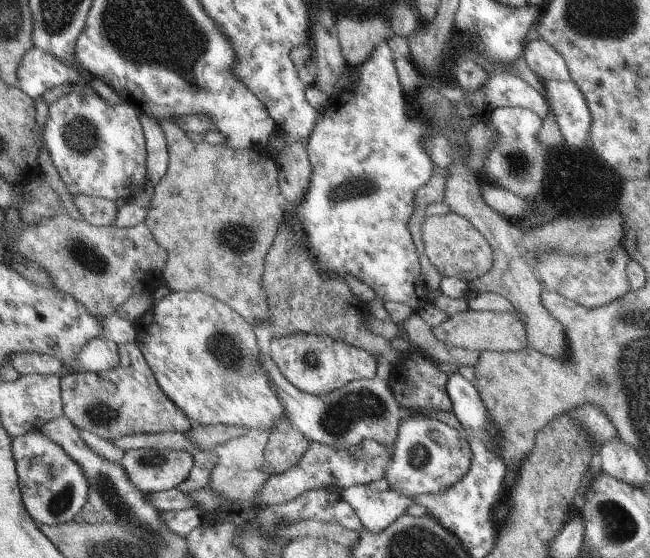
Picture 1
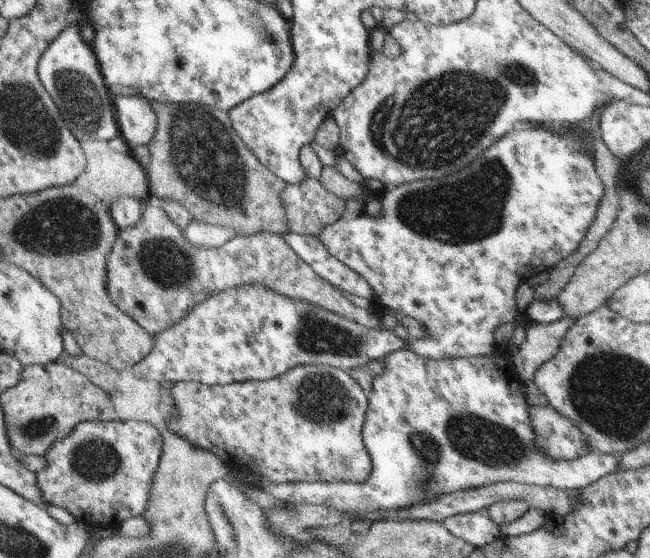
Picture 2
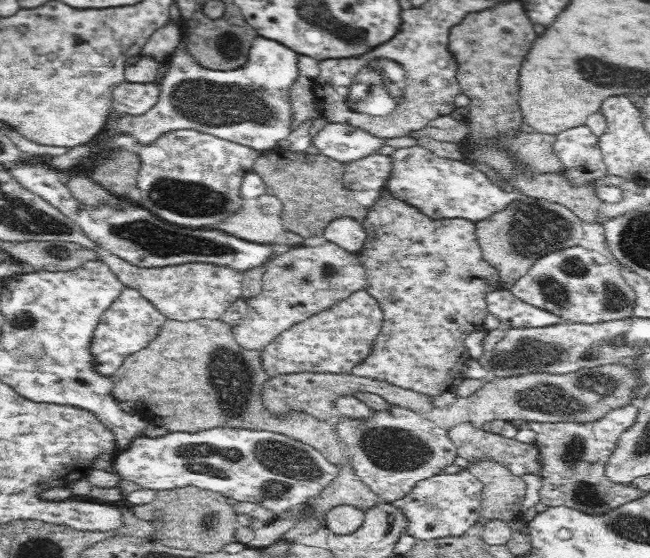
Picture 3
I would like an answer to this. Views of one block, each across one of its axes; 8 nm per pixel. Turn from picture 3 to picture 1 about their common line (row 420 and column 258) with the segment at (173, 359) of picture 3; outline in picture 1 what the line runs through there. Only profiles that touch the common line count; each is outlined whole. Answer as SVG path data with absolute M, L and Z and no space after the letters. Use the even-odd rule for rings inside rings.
M164 119L164 130L169 140L171 163L167 177L156 187L156 193L149 207L147 223L156 238L170 254L165 280L172 292L204 291L234 310L243 314L254 326L273 318L264 275L267 257L276 242L282 220L286 216L286 196L280 186L278 161L272 160L272 172L266 172L270 158L260 148L248 146L238 149L226 144L196 142L176 122Z

